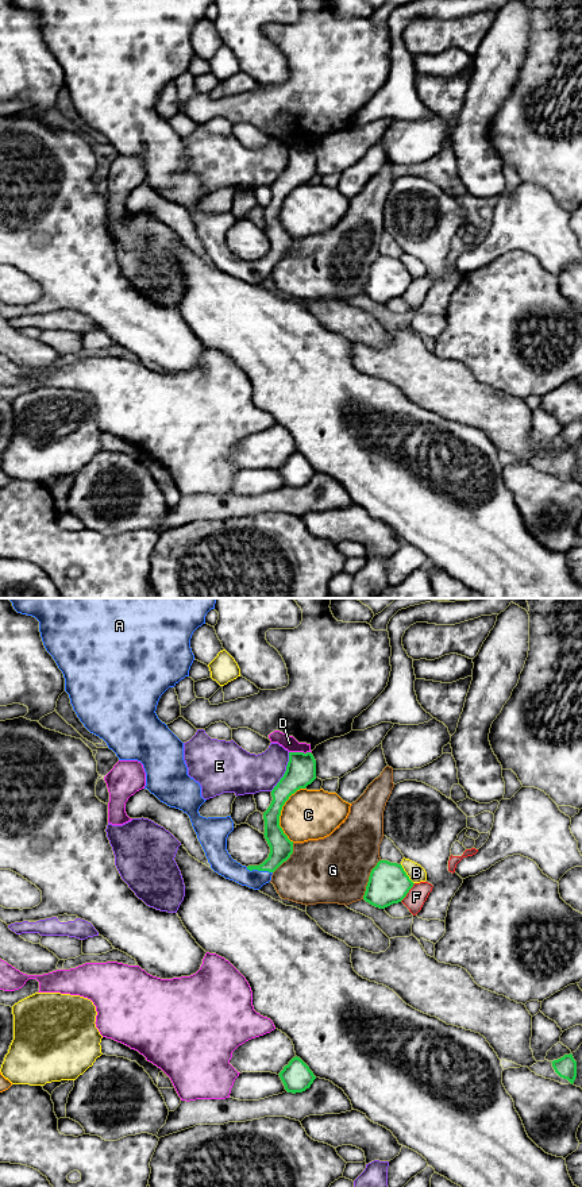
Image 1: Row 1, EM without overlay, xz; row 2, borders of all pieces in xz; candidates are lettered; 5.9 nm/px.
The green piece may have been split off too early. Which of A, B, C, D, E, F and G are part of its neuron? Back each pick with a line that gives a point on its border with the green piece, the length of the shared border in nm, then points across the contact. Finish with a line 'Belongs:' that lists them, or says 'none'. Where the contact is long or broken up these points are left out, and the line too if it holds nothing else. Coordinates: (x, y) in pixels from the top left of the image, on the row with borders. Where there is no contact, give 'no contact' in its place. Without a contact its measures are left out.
A: xz (259, 870) | 160 nm | across xz (281, 848), (278, 855), (259, 870), (234, 871), (220, 860)
Belongs: A

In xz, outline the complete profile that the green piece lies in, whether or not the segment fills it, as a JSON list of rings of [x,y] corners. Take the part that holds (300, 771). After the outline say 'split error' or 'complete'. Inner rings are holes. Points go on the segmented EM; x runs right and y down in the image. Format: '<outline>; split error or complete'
[[[8,598],[12,602],[14,609],[18,613],[32,616],[39,621],[39,632],[46,651],[53,656],[58,668],[62,671],[65,678],[65,691],[69,694],[70,704],[73,710],[76,712],[80,721],[84,727],[93,735],[103,739],[108,748],[112,749],[119,760],[138,760],[143,764],[146,772],[146,786],[151,794],[154,794],[161,802],[166,803],[170,808],[176,808],[186,813],[190,818],[192,826],[197,835],[197,839],[205,852],[208,863],[211,868],[226,879],[234,880],[242,886],[247,886],[254,890],[259,890],[263,885],[271,880],[273,872],[286,862],[293,853],[293,841],[288,839],[280,826],[280,816],[282,806],[289,799],[292,794],[294,794],[300,789],[305,789],[316,779],[316,760],[311,752],[289,752],[289,762],[286,766],[286,771],[280,782],[271,790],[273,801],[267,810],[263,813],[265,820],[265,839],[270,847],[269,858],[259,866],[242,866],[236,860],[231,858],[227,851],[227,837],[234,830],[234,821],[231,816],[227,817],[203,817],[199,813],[200,806],[207,801],[201,797],[201,786],[193,778],[188,775],[188,767],[184,760],[184,743],[167,728],[165,722],[162,722],[155,710],[161,695],[169,689],[174,687],[181,679],[189,677],[190,666],[194,660],[194,655],[190,648],[190,639],[193,632],[205,624],[205,616],[211,609],[215,609],[216,598]]]; split error

